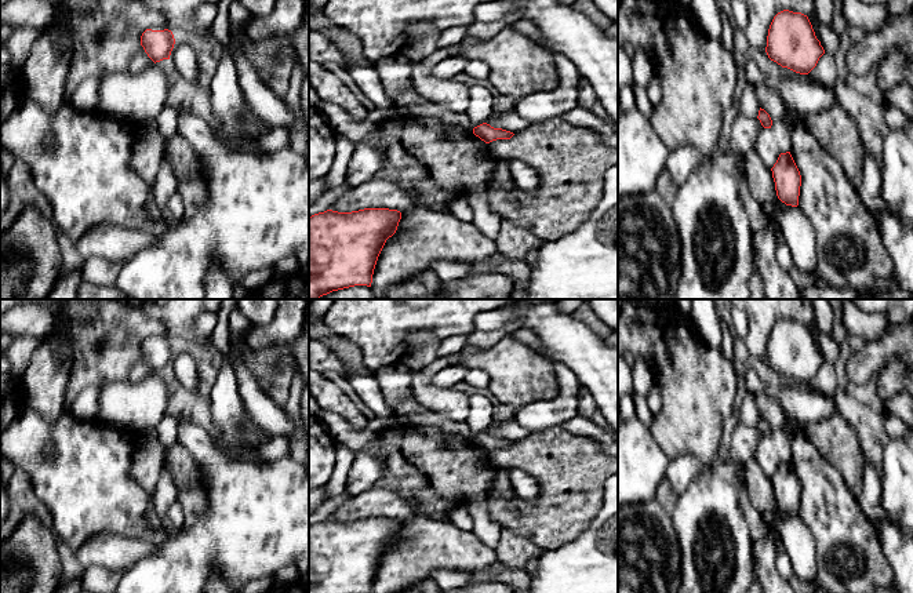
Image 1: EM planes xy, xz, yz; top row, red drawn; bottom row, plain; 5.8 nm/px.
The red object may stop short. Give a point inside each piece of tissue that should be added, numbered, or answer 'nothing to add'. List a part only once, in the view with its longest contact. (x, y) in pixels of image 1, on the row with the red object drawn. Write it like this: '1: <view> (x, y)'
nothing to add

